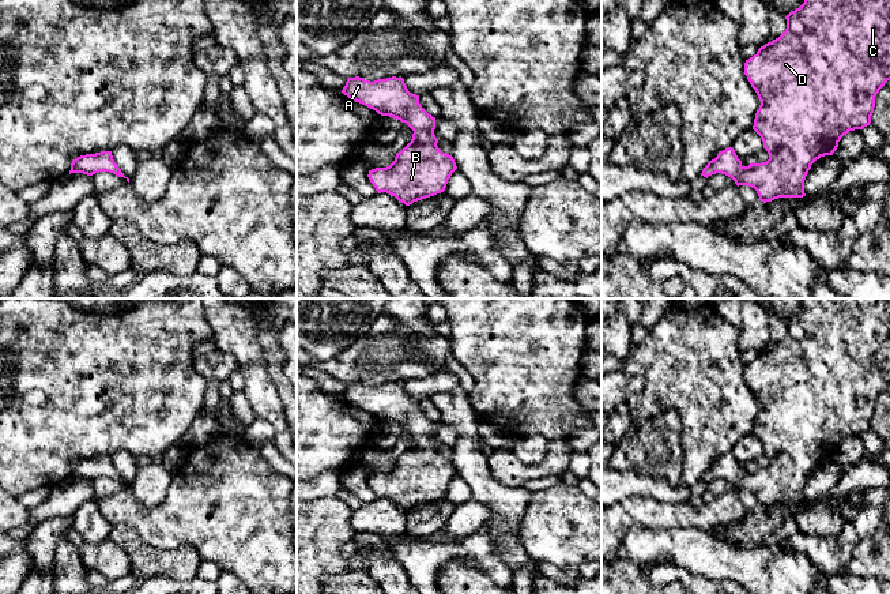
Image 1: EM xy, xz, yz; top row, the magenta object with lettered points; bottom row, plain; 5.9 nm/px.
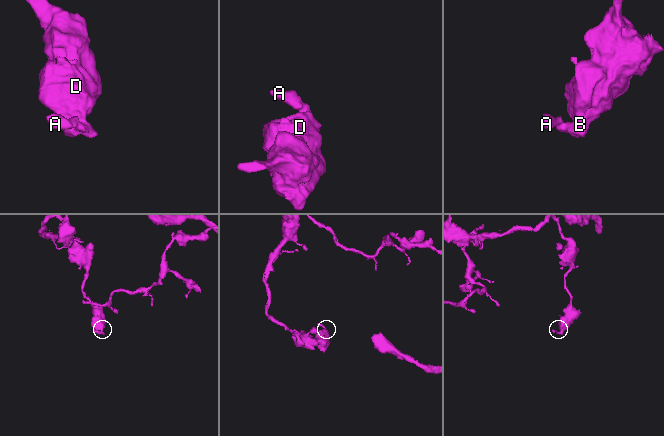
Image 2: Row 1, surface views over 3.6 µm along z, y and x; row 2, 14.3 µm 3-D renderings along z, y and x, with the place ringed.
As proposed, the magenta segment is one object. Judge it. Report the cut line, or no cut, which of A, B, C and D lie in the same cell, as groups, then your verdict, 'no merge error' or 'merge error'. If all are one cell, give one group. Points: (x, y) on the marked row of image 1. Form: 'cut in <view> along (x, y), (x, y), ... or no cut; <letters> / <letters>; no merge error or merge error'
no cut; A B C D; no merge error

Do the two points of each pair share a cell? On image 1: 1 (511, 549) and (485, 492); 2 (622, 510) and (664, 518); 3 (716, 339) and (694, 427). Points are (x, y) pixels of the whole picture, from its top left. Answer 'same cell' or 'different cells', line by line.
1: same cell
2: same cell
3: same cell

